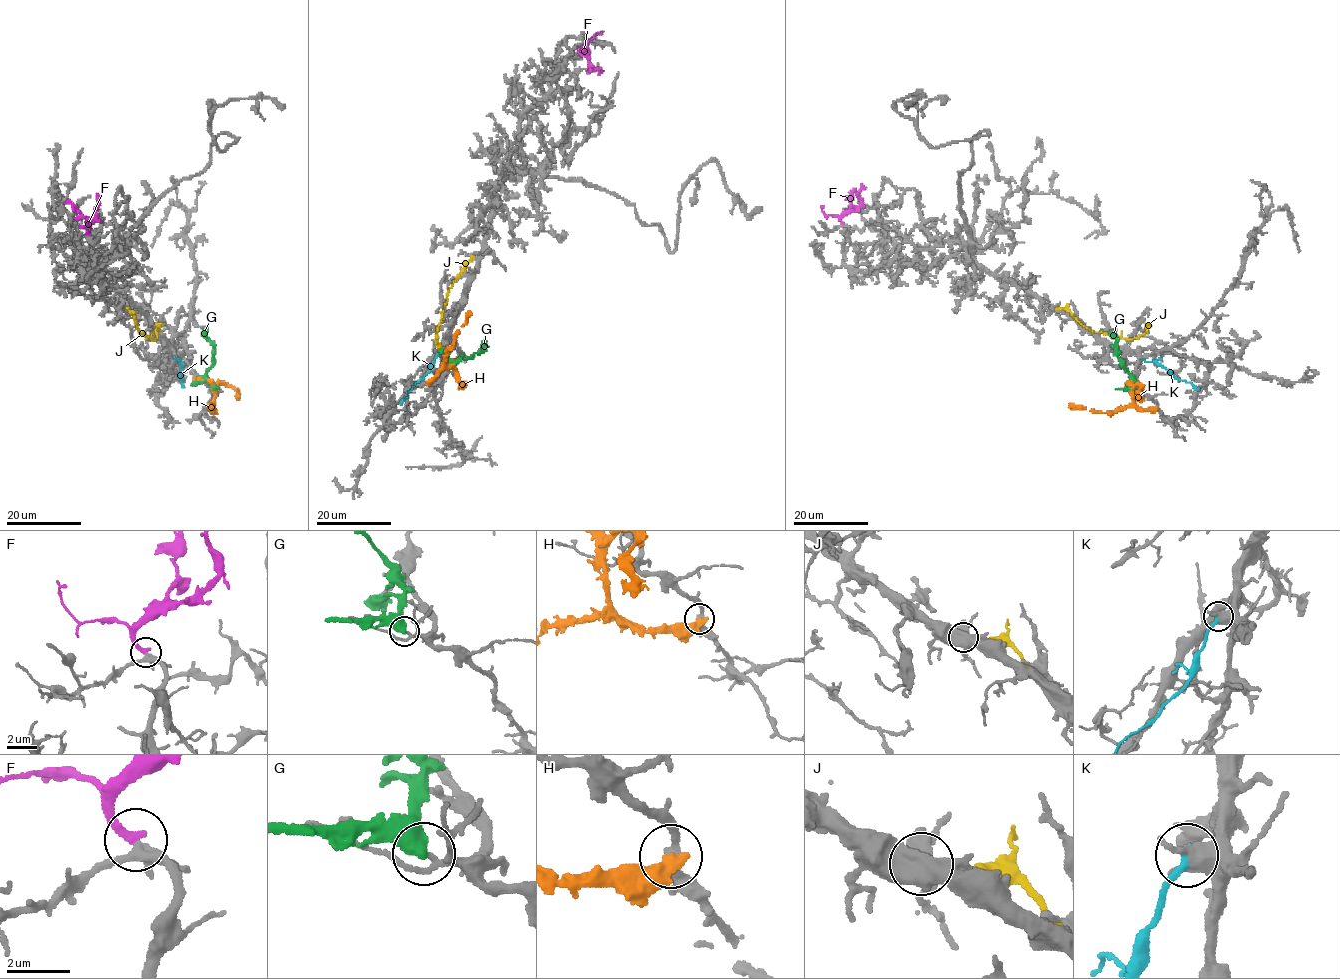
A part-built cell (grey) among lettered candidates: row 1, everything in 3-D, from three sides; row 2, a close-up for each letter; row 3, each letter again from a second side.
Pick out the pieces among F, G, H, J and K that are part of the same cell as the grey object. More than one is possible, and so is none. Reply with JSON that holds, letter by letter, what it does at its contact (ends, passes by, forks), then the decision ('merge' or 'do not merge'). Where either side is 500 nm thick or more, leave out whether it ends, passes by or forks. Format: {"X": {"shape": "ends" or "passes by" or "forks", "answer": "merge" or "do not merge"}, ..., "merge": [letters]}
{"F": {"shape": "ends", "answer": "merge"}, "G": {"answer": "do not merge"}, "H": {"shape": "ends", "answer": "do not merge"}, "J": {"shape": "ends", "answer": "do not merge"}, "K": {"shape": "ends", "answer": "do not merge"}, "merge": ["F"]}

